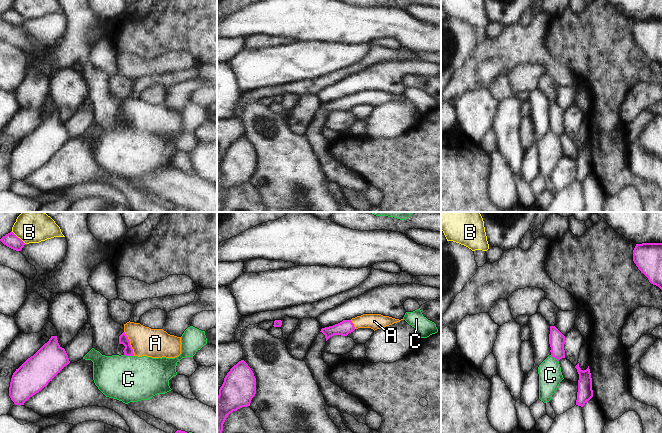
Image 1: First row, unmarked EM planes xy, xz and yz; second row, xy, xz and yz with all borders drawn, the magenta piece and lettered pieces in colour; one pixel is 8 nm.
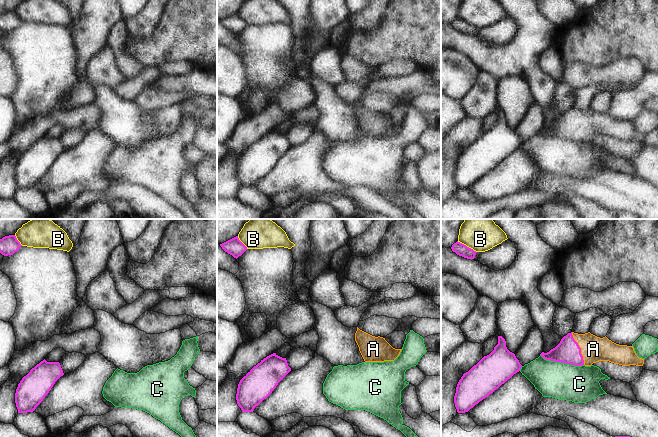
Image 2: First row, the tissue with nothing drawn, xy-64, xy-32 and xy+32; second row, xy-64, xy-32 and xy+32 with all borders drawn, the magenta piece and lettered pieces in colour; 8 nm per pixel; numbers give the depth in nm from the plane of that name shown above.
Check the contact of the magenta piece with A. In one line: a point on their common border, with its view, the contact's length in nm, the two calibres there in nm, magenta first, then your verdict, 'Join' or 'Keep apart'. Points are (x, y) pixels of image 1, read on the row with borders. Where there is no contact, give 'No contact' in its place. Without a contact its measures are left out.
Touches magenta at xy (129, 343). Shared border 220 nm. Thickness 80 nm (magenta) against 240 nm. Join.

